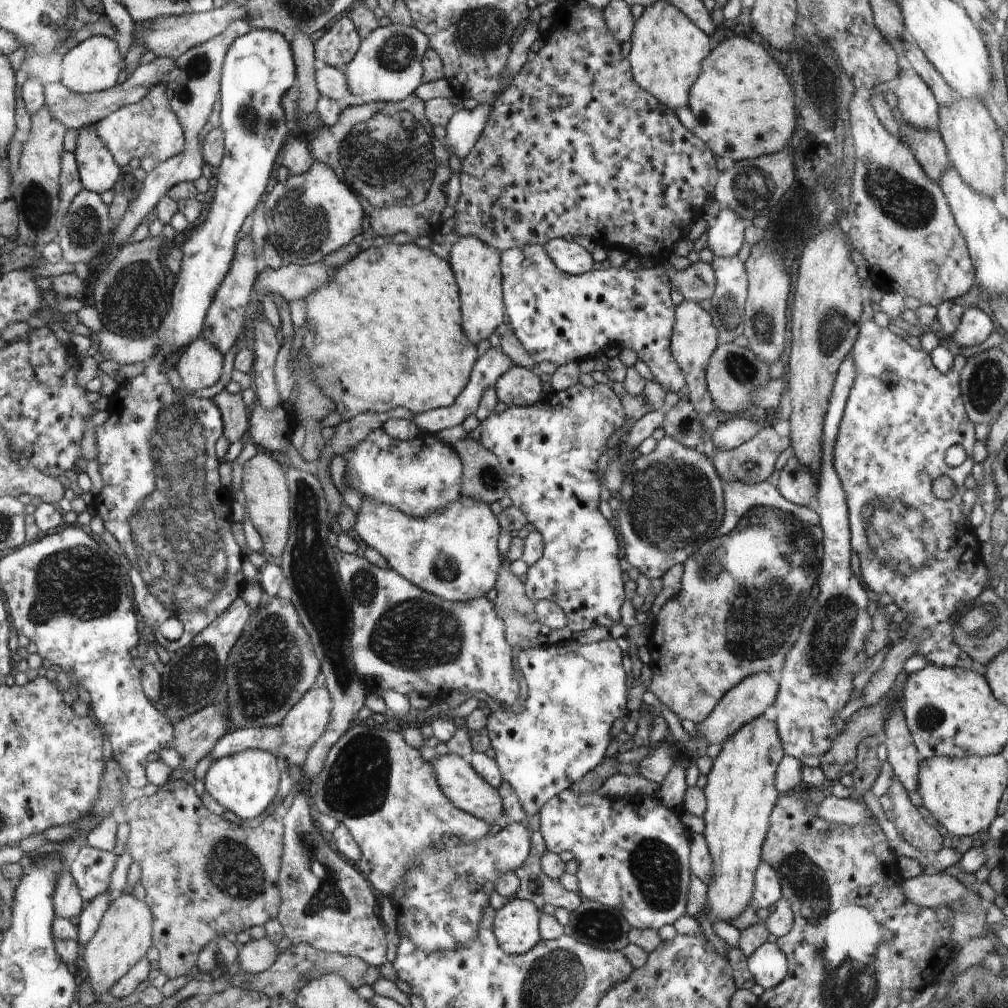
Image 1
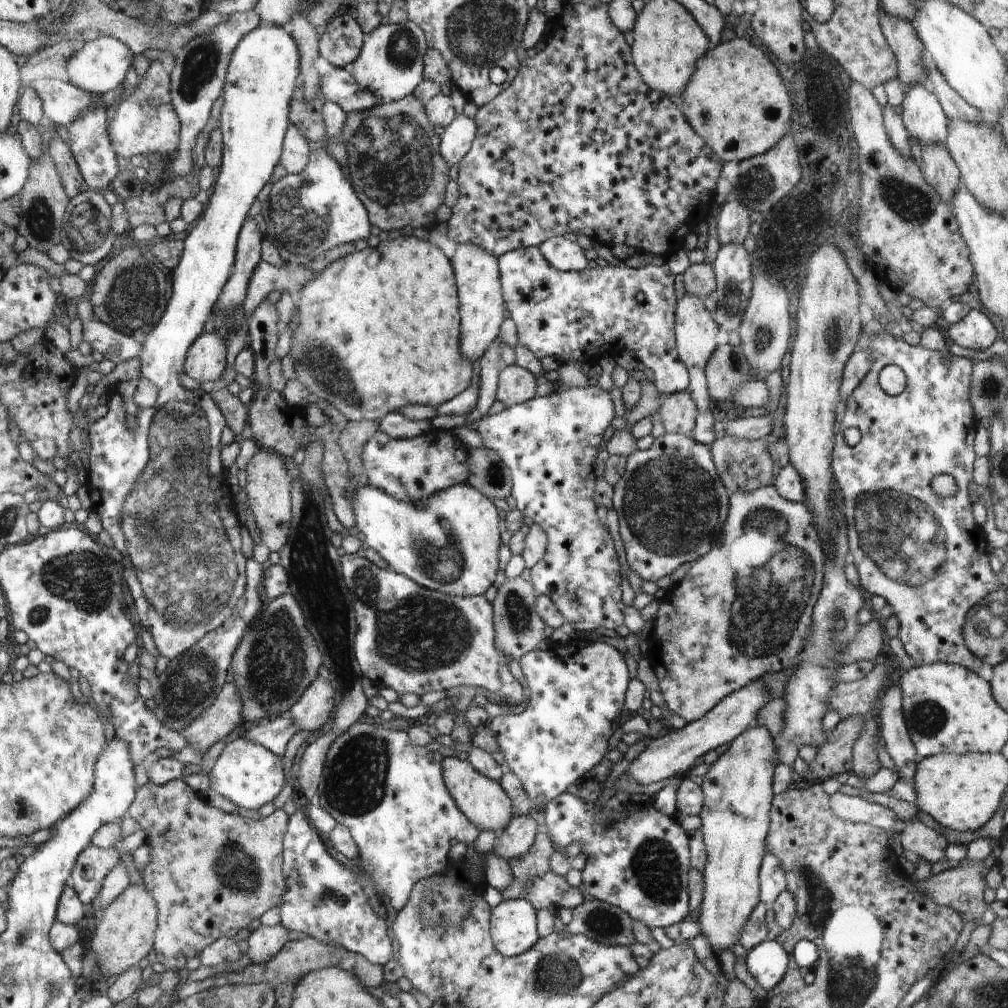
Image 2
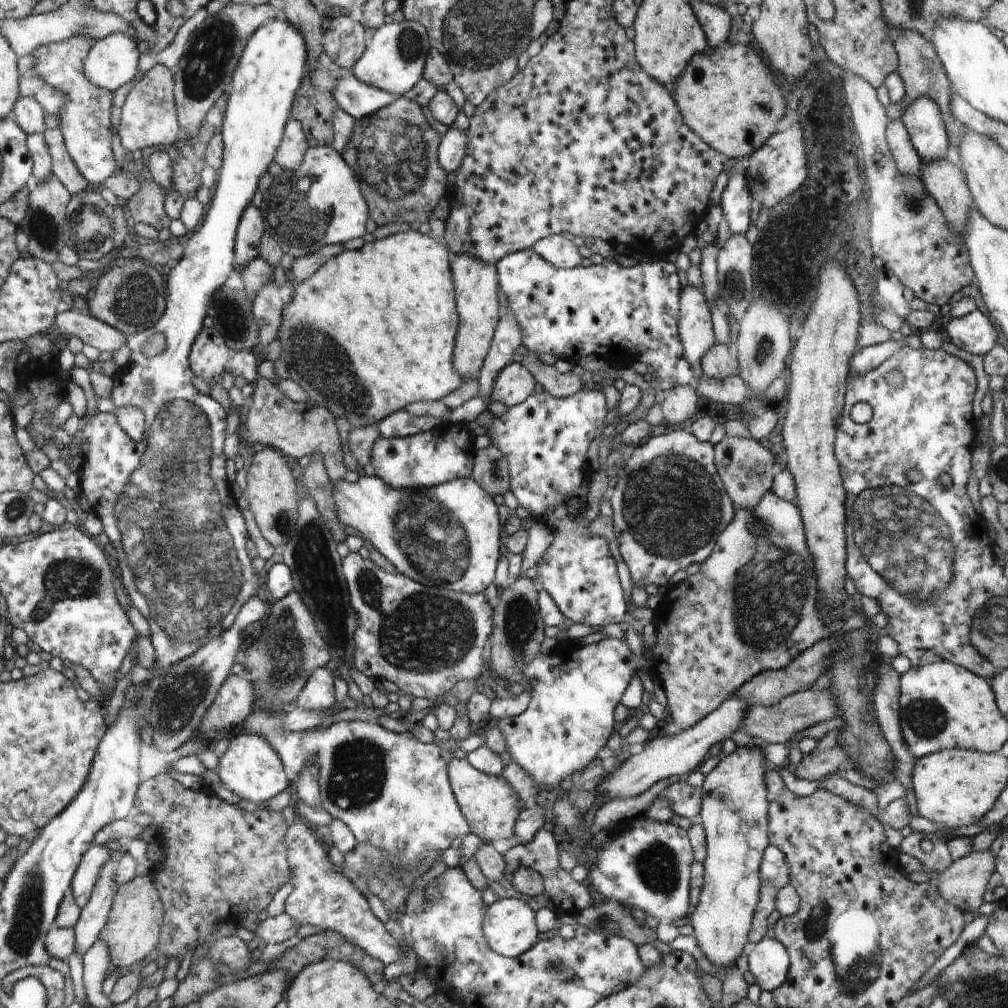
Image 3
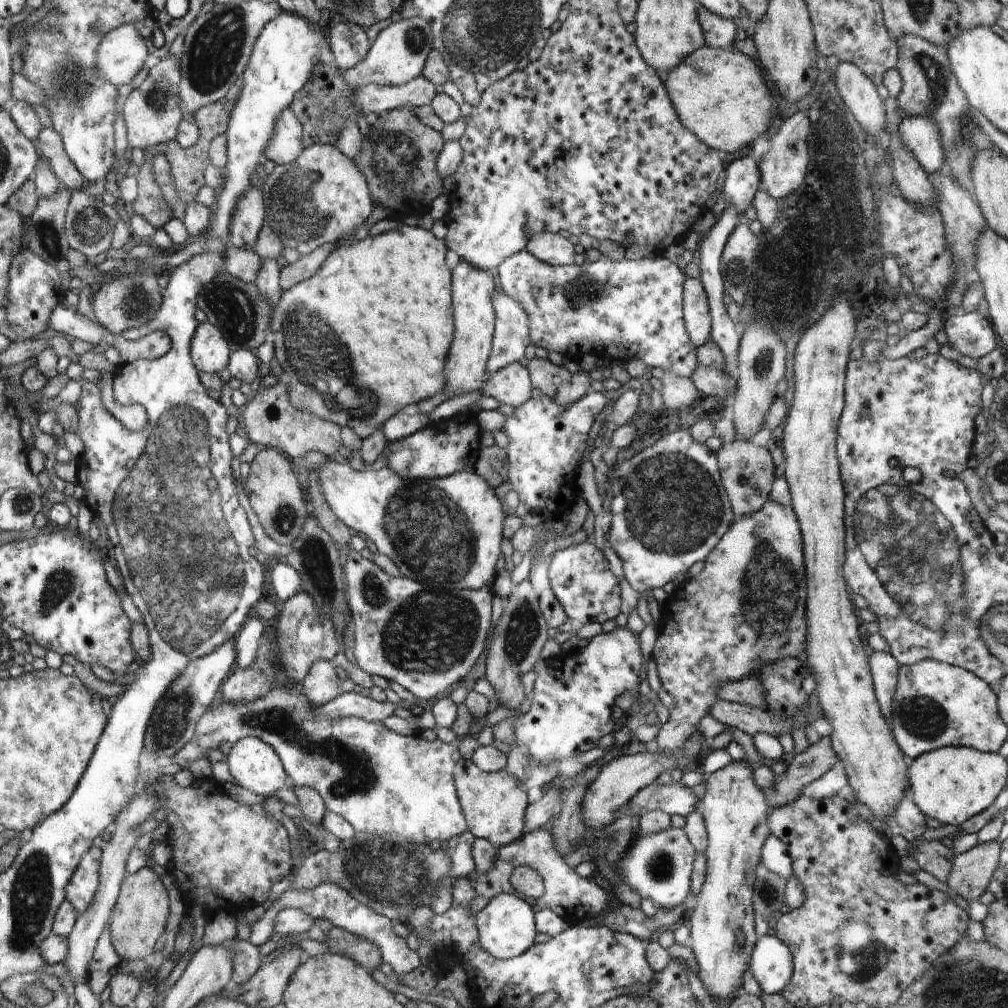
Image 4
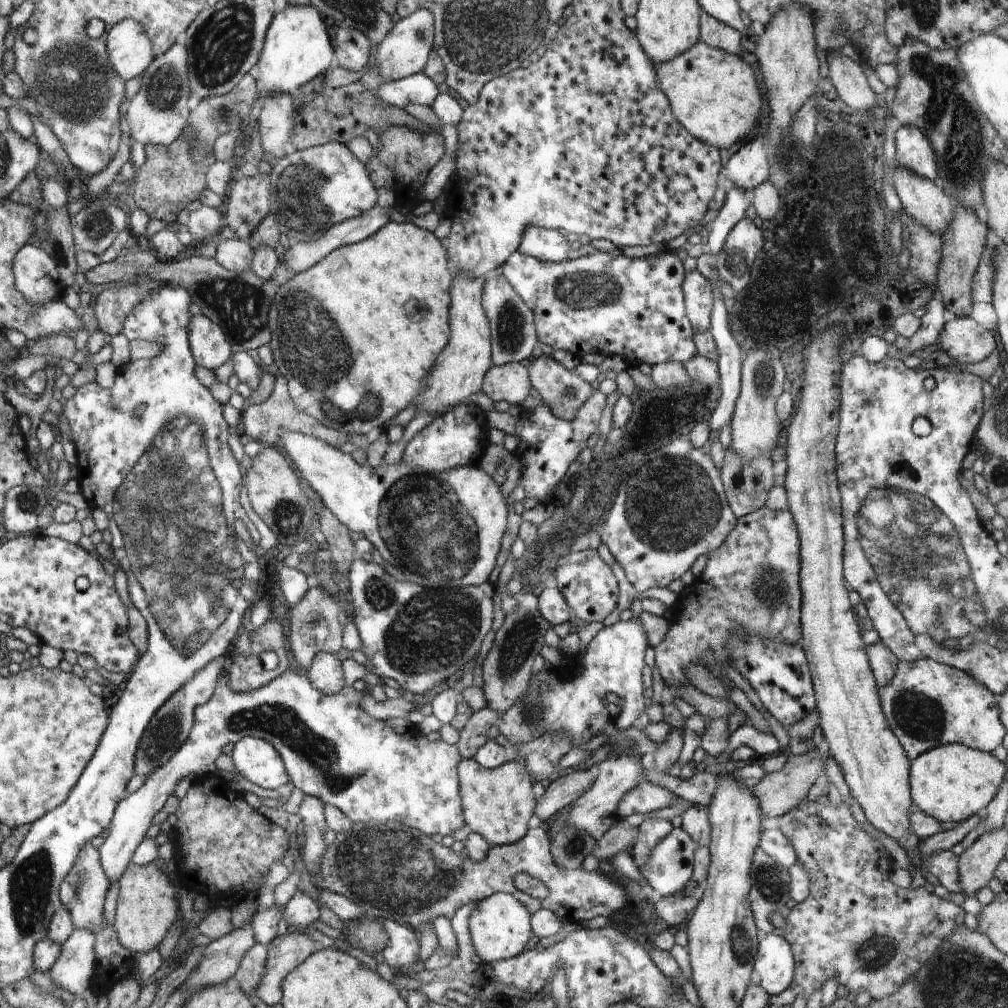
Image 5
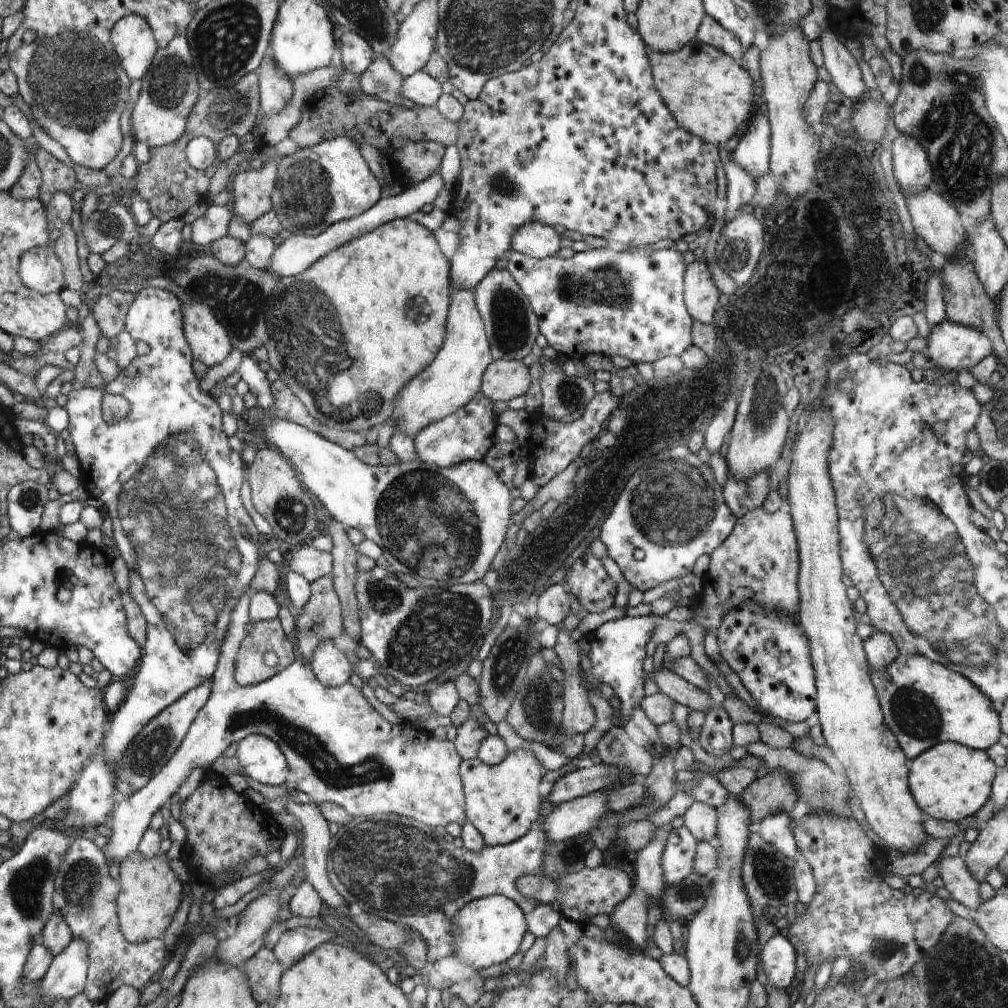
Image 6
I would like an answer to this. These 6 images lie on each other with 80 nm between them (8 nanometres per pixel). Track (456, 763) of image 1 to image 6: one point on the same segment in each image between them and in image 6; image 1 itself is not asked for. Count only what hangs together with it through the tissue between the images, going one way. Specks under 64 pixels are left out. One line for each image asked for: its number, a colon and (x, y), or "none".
2: (485, 801)
3: (488, 802)
4: (494, 803)
5: (498, 803)
6: (501, 801)

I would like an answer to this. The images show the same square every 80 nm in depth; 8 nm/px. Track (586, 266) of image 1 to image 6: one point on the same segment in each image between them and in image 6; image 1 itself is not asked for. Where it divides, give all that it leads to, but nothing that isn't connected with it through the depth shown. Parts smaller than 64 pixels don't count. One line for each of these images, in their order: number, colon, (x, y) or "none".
2: (565, 255)
3: (560, 251)
4: (553, 248)
5: (549, 245)
6: (534, 239)

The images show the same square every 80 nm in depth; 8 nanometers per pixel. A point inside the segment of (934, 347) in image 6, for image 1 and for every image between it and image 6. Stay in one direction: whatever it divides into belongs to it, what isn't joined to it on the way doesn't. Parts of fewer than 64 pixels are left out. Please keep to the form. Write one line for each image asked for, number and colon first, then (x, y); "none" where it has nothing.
1: (975, 326)
2: (975, 331)
3: (974, 332)
4: (969, 333)
5: (964, 340)

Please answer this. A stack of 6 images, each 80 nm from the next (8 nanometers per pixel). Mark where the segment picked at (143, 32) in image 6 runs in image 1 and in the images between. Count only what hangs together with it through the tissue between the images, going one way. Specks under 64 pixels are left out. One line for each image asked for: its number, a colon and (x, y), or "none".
1: (93, 66)
2: (99, 66)
3: (113, 60)
4: (122, 52)
5: (130, 52)

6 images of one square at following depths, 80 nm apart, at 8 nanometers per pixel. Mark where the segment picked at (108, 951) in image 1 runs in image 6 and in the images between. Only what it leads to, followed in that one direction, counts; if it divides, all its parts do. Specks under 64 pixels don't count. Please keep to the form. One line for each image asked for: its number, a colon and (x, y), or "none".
2: (125, 934)
3: (133, 929)
4: (138, 918)
5: (146, 907)
6: (150, 894)

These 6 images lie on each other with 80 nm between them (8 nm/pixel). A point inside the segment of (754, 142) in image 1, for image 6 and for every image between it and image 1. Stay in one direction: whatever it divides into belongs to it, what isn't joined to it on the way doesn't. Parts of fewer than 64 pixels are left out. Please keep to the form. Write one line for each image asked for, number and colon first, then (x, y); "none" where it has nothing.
2: (737, 102)
3: (726, 95)
4: (720, 96)
5: (714, 94)
6: (711, 95)

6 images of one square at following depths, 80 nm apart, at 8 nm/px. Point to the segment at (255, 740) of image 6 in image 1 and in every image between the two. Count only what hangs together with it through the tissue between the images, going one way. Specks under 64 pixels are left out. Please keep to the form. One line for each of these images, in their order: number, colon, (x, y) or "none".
1: (245, 783)
2: (247, 773)
3: (251, 767)
4: (255, 765)
5: (257, 760)

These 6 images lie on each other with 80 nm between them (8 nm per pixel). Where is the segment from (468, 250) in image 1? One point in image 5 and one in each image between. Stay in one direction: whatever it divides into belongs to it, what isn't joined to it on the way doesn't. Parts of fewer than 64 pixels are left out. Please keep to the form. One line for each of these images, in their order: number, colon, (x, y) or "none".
2: (482, 309)
3: (476, 281)
4: (466, 371)
5: (465, 364)

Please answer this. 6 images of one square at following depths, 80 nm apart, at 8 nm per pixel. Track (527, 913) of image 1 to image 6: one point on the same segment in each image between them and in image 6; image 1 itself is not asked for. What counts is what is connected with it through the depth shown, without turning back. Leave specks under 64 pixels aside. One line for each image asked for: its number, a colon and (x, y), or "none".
2: (513, 924)
3: (509, 928)
4: (505, 926)
5: (499, 926)
6: (489, 930)

